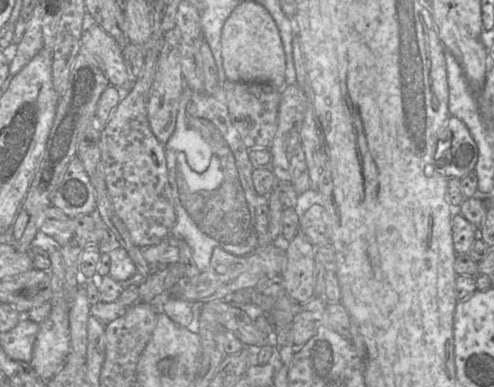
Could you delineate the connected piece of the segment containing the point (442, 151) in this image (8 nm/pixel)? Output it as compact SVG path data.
M450 116L444 130L438 135L434 164L449 178L462 179L474 171L478 160L478 147L466 125Z

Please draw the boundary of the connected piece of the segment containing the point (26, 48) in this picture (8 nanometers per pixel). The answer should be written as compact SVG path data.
M40 2L34 8L21 42L11 57L9 78L21 71L44 48Z

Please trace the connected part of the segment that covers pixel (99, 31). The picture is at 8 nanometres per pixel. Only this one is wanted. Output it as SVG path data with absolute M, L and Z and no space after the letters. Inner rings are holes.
M98 24L83 31L79 53L96 65L117 89L130 89L133 85L122 47Z

